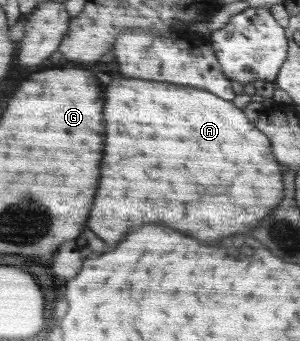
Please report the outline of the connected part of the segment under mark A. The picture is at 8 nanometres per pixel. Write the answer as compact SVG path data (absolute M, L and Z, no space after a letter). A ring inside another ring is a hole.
M119 78L107 88L109 156L105 156L101 196L97 196L97 208L93 208L93 220L89 220L89 228L107 244L121 242L129 232L149 222L177 232L193 232L187 236L201 242L215 242L237 232L245 234L255 230L283 200L281 166L273 158L269 138L259 132L233 102L201 88L135 78Z

